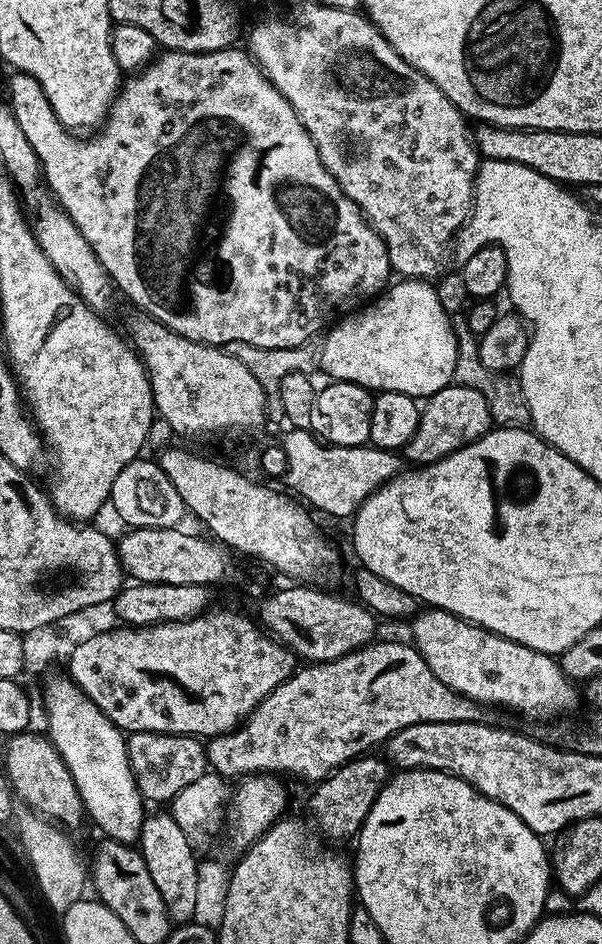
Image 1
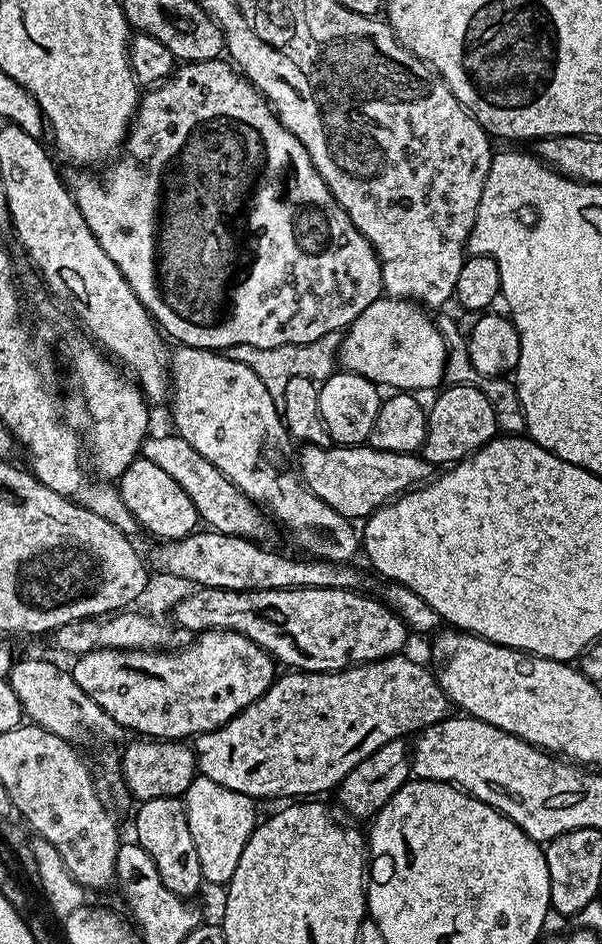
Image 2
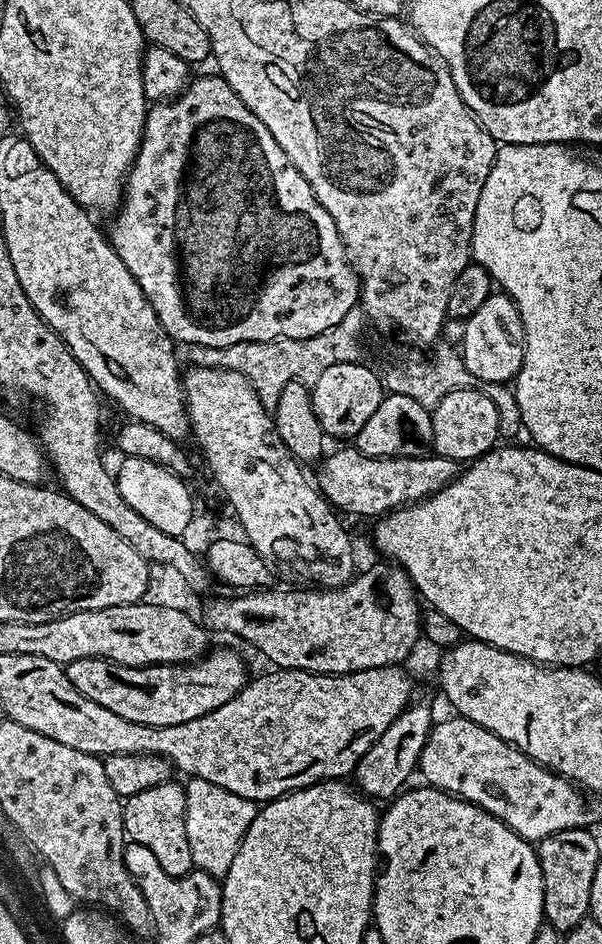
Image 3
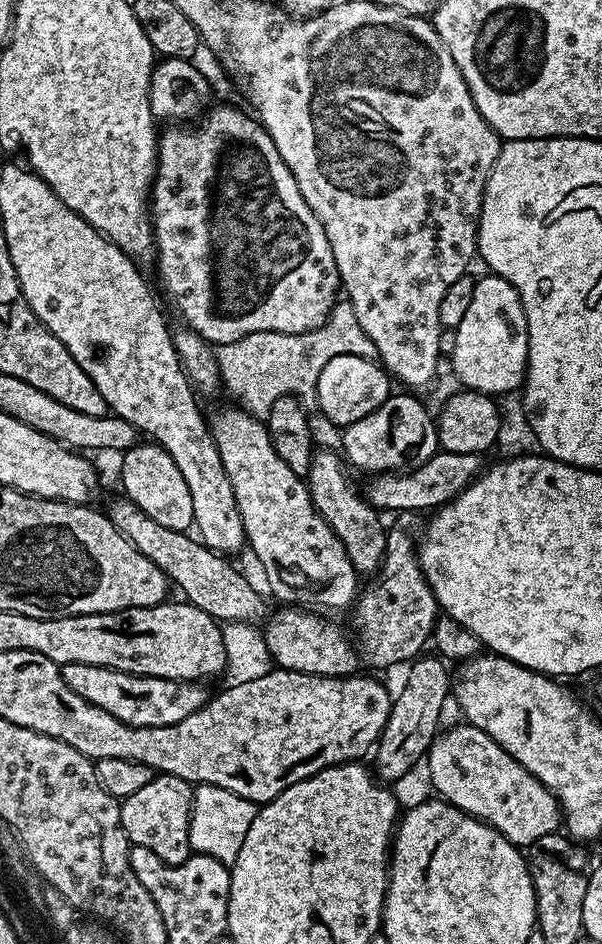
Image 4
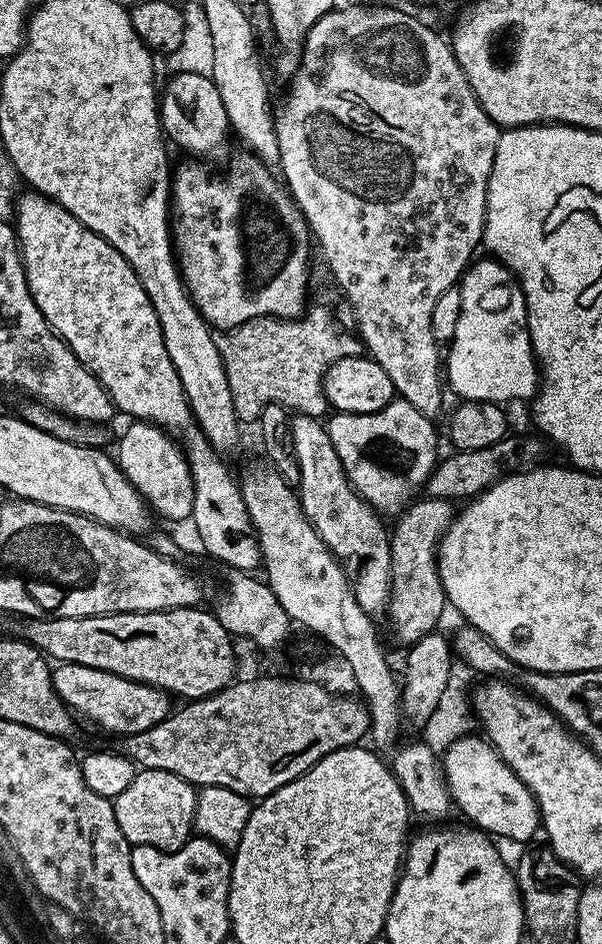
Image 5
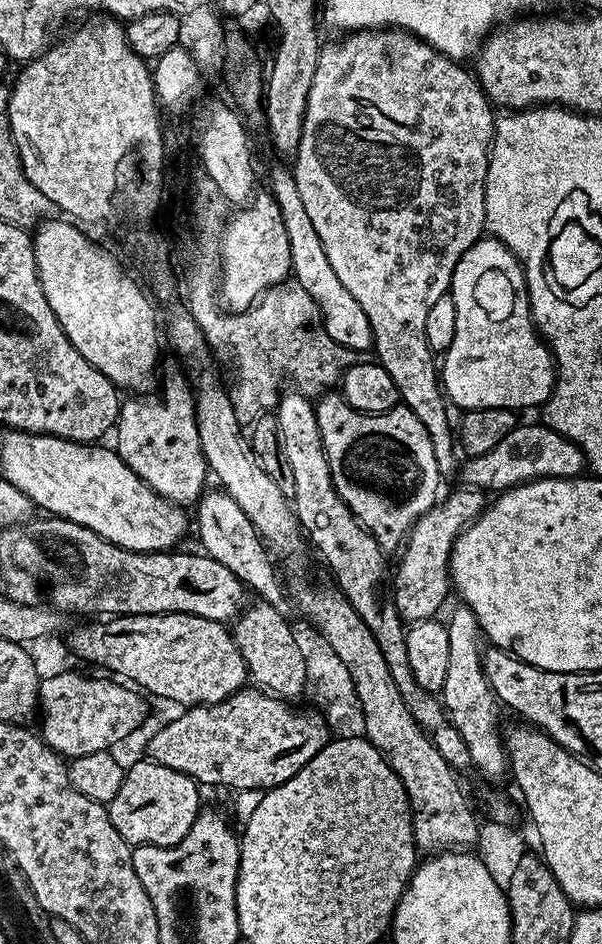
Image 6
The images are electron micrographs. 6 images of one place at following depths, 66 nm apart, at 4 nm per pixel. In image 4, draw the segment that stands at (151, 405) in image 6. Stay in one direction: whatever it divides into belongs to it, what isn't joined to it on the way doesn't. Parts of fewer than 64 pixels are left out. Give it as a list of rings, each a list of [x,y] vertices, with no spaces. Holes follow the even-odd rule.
[[[137,442],[119,460],[123,495],[133,500],[138,510],[142,510],[142,514],[154,518],[154,522],[168,527],[169,530],[188,532],[193,527],[194,502],[190,502],[190,489],[186,486],[186,478],[182,478],[182,470],[174,466],[174,458],[170,458],[164,448],[155,442]]]

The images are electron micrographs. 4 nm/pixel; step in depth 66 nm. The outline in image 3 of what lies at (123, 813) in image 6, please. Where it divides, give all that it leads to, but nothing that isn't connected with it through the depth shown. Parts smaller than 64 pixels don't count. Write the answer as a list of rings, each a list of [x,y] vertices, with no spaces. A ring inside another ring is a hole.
[[[169,782],[162,786],[150,786],[150,790],[142,790],[142,794],[134,794],[123,801],[124,805],[124,835],[133,844],[146,846],[151,850],[154,858],[158,858],[158,866],[166,870],[171,876],[184,876],[187,872],[193,871],[191,860],[190,842],[186,838],[186,808],[187,800],[184,793],[183,783]]]

